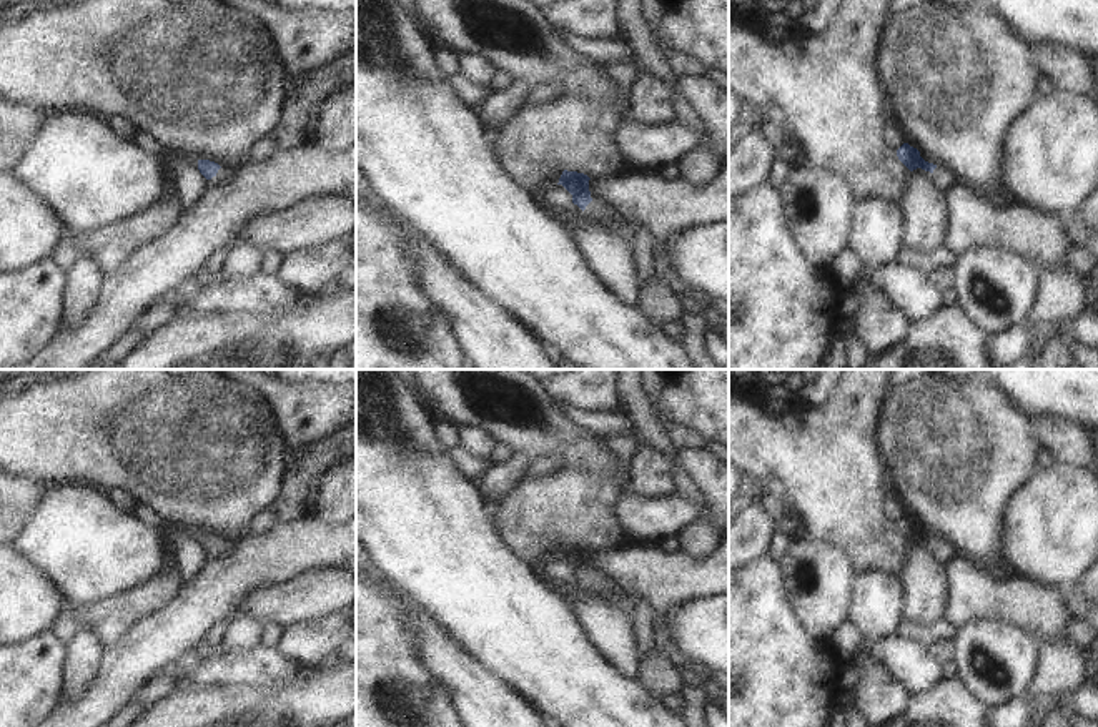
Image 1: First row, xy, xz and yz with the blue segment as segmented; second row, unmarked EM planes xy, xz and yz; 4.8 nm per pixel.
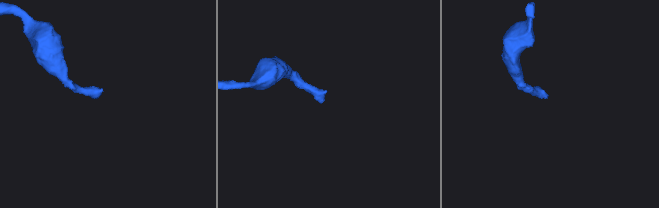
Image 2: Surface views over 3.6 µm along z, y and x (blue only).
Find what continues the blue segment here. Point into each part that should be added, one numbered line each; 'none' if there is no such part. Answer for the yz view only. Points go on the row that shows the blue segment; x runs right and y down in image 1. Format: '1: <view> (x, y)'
1: yz (944, 177)

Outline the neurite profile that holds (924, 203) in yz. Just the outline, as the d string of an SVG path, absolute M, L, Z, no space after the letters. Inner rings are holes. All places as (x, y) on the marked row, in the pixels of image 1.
M917 168L900 198L903 215L903 243L930 251L945 243L947 238L947 186L935 175Z

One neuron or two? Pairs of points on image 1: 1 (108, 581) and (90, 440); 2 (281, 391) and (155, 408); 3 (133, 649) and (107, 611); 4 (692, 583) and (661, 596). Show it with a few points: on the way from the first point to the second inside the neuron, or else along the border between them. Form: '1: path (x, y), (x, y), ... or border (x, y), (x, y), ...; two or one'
1: border (59, 484), (90, 484), (105, 493); two
2: border (250, 386), (267, 401), (280, 430); two
3: border (157, 611), (140, 618), (105, 649); two
4: path (684, 583), (674, 583), (669, 588); one

